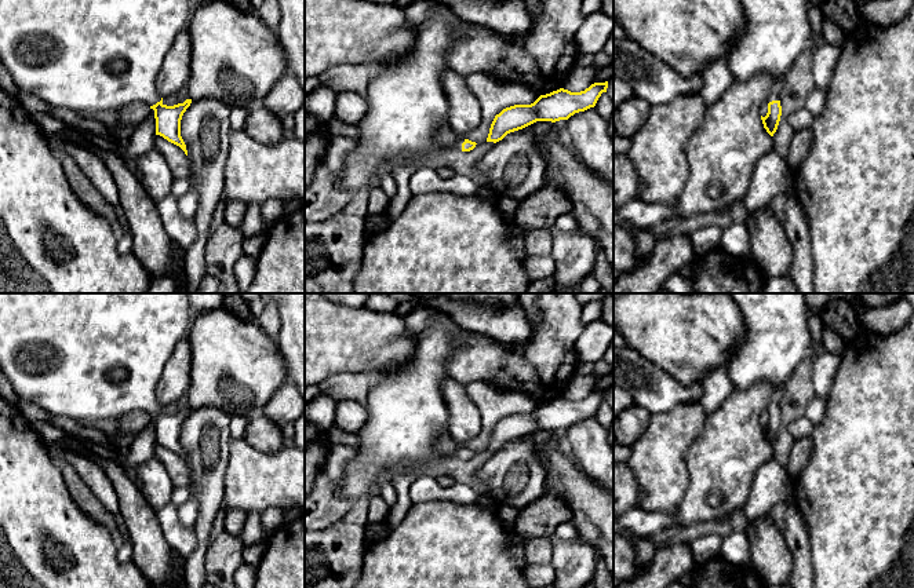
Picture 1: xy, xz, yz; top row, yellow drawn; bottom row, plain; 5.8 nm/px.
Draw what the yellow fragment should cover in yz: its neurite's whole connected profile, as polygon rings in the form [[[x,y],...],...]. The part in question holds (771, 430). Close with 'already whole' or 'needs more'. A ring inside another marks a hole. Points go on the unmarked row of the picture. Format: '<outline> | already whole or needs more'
[[[728,293],[739,307],[744,319],[747,336],[732,351],[728,362],[722,368],[729,377],[733,391],[744,391],[757,383],[769,383],[773,387],[768,403],[768,421],[761,424],[764,437],[773,445],[778,438],[782,414],[780,403],[787,392],[793,373],[797,366],[808,358],[815,359],[809,332],[808,308],[804,293]]] | needs more

